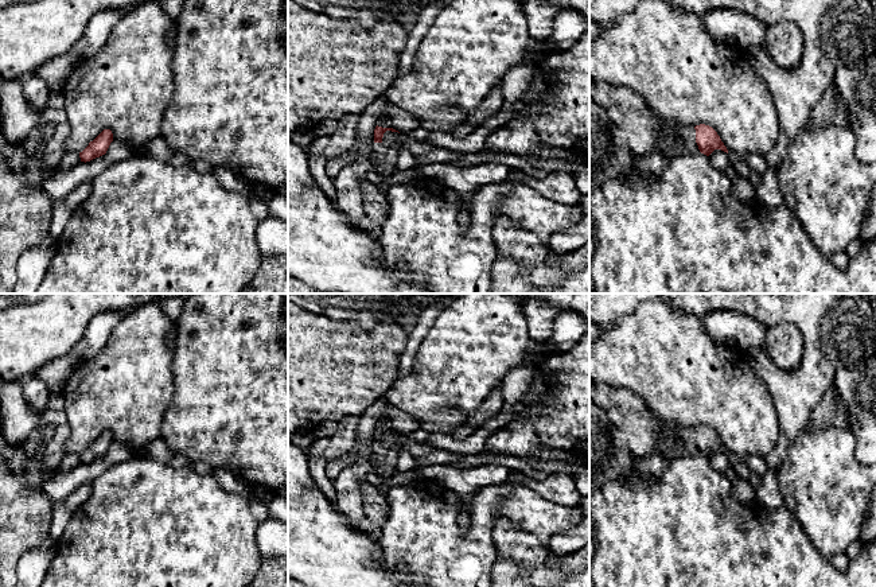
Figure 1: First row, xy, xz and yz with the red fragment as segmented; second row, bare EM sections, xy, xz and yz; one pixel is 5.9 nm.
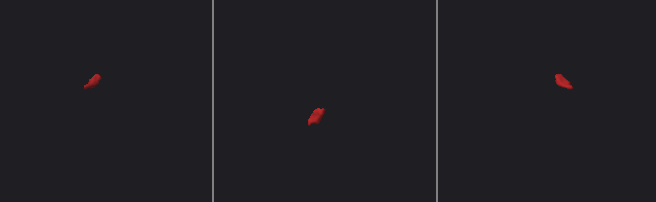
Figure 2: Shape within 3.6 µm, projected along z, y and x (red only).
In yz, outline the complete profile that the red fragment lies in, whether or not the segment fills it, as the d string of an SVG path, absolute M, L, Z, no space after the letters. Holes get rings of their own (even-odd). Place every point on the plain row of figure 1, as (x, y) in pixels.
M705 425L696 428L671 427L658 438L655 454L676 458L681 454L704 455L709 458L715 451L728 455L717 434Z

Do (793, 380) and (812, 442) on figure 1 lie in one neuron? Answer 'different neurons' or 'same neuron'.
different neurons

